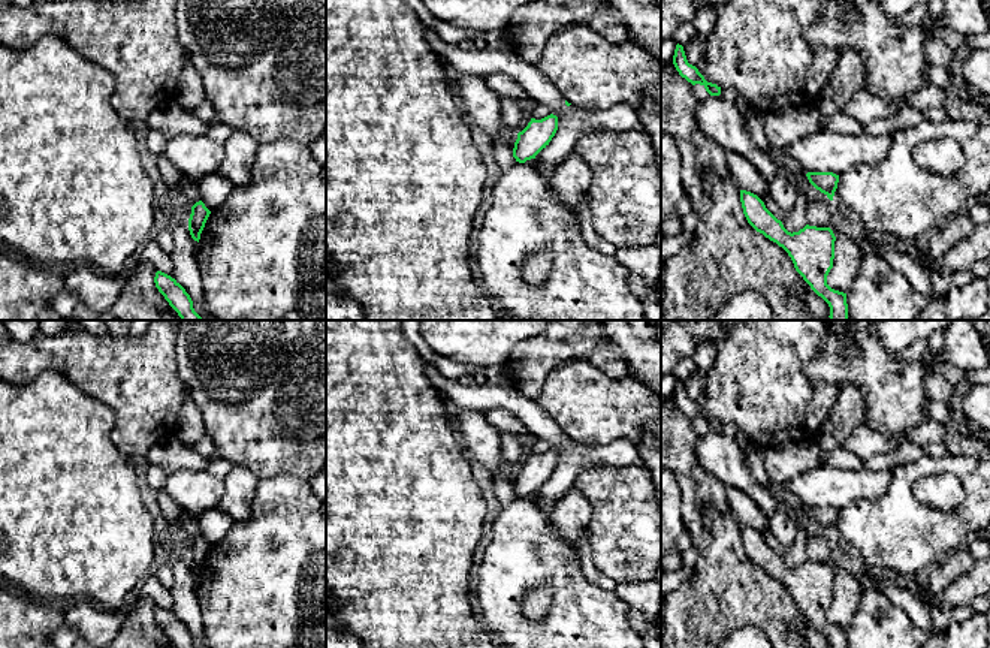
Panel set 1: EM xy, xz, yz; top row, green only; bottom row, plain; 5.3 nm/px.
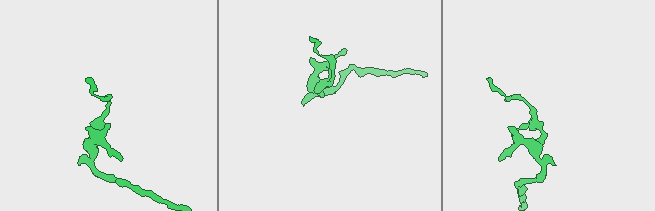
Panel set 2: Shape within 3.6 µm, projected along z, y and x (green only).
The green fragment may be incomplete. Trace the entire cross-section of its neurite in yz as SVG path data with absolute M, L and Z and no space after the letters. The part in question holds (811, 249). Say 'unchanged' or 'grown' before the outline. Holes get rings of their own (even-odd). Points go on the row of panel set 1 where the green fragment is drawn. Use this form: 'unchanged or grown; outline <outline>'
unchanged; outline M740 190L740 202L748 223L770 241L782 247L791 257L796 271L821 296L830 307L830 320L848 320L846 293L831 289L827 284L827 275L833 268L836 236L830 227L817 227L806 224L799 232L788 232L782 221L778 220L754 193Z

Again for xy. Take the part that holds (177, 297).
unchanged; outline M157 271L154 277L156 287L178 313L181 320L203 320L193 308L193 301L185 289L170 275Z

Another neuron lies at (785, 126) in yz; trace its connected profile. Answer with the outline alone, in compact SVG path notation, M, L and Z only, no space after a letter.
M817 105L788 106L767 112L764 120L769 144L779 153L796 141L817 133L820 118Z

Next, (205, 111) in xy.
M208 100L200 102L191 112L206 126L212 126L217 123L215 108Z

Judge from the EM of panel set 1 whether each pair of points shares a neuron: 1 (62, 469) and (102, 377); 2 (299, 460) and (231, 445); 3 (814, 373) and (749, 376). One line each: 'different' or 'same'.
1: different
2: same
3: different

